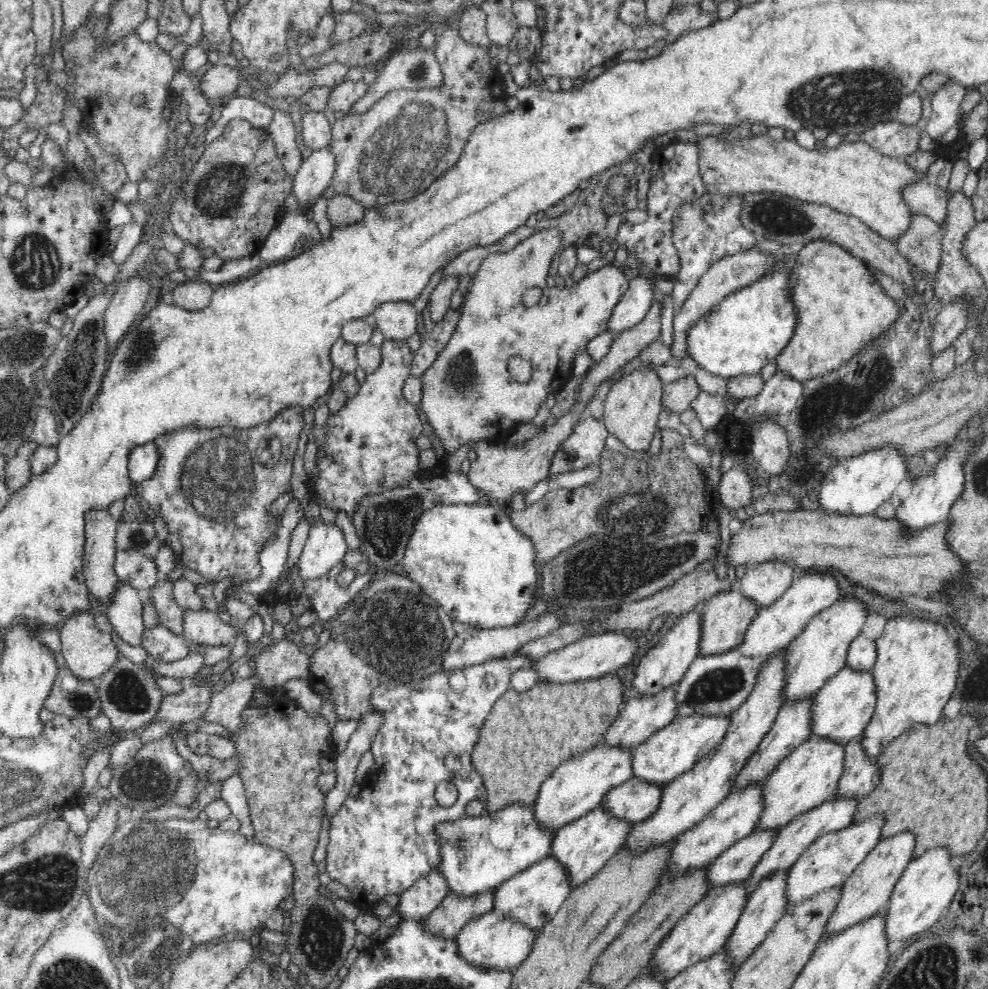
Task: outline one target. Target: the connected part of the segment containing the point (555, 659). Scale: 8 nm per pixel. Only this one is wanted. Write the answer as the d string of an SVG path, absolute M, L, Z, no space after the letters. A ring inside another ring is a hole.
M601 633L600 635L586 635L568 643L566 646L560 647L558 650L550 651L548 654L543 655L542 658L535 659L533 669L540 683L570 683L578 680L600 678L604 675L613 674L619 668L629 664L640 645L642 645L640 640L636 640L634 637L626 637L623 634Z

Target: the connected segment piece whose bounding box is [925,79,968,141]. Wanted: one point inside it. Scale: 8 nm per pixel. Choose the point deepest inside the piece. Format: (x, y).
(946, 103)

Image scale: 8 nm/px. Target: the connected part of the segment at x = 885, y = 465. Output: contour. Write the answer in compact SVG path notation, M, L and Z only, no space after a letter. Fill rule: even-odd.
M882 446L858 456L841 459L823 476L815 501L830 514L858 517L872 515L894 495L898 484L906 478L900 453L891 446Z

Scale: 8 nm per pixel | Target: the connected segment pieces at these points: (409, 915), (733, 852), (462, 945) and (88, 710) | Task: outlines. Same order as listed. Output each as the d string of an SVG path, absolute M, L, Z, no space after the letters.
M435 869L399 894L397 912L402 921L424 921L438 903L449 895L448 892L445 878L439 869Z
M753 830L749 836L735 842L722 852L707 868L707 884L710 888L726 886L736 880L749 877L755 864L778 836L778 830Z
M493 910L473 918L455 935L455 944L459 956L471 965L479 967L496 967L496 969L516 970L526 960L534 946L534 931L527 926L513 922L511 918L502 917Z
M65 666L57 671L52 690L44 702L46 710L70 718L91 719L101 714L99 707L96 681L76 678Z

